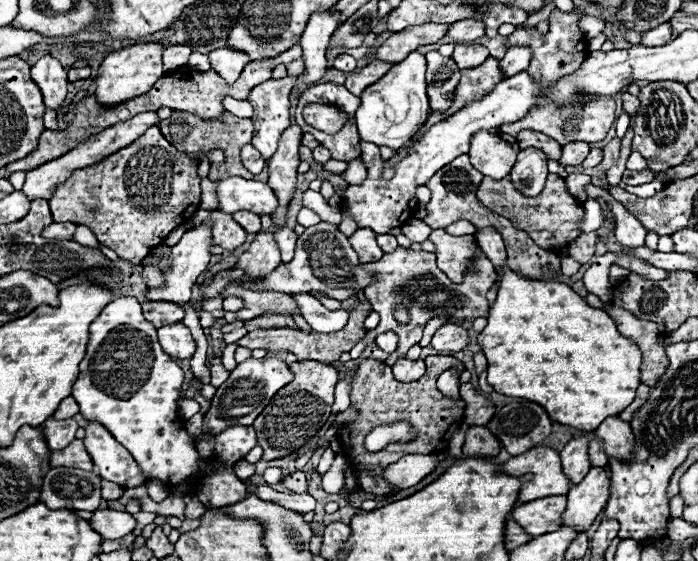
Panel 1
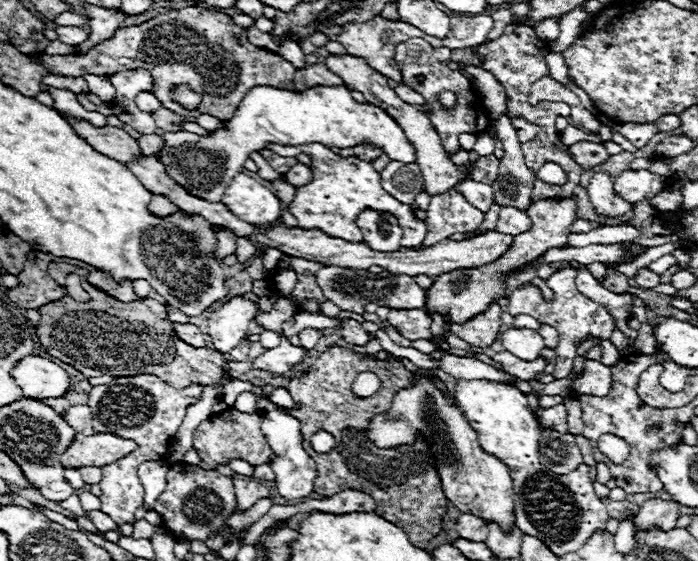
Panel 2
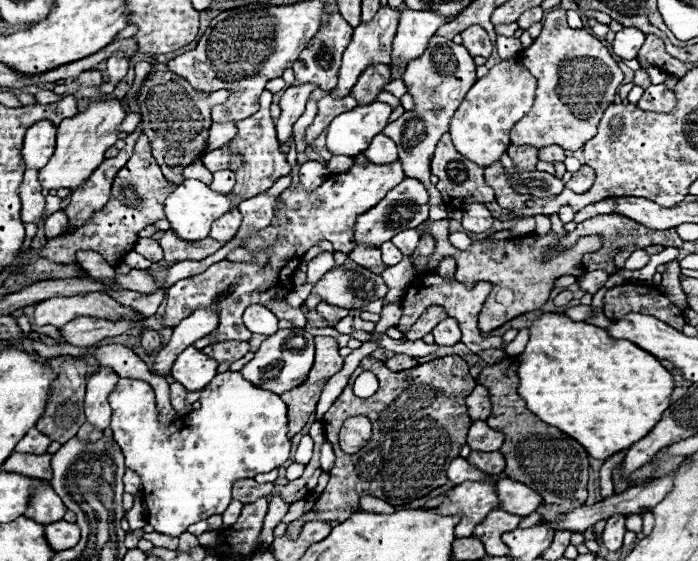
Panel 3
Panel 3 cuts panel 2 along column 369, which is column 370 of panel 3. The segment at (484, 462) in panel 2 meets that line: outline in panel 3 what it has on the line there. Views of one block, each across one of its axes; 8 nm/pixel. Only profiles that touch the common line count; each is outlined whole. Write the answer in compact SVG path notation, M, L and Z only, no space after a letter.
M352 416L340 430L340 448L346 454L356 454L372 438L372 426L366 416Z

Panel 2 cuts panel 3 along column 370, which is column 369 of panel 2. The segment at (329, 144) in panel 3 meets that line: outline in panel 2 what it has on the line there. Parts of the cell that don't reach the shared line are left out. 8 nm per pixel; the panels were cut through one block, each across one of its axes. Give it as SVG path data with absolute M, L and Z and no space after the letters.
M344 84L342 86L316 86L308 88L304 92L294 92L294 90L282 90L282 88L272 88L272 86L256 86L250 88L240 106L236 108L234 116L230 120L222 120L224 128L208 132L208 136L198 136L198 134L186 134L186 130L180 132L166 132L162 134L164 138L164 148L158 154L158 162L166 166L166 172L176 184L184 186L192 196L204 198L208 202L220 202L226 186L232 182L236 174L242 172L244 162L250 158L250 152L260 152L266 148L266 144L280 144L280 146L300 146L300 144L312 144L320 142L328 148L350 148L358 146L362 142L372 142L378 148L386 152L388 158L398 160L402 164L416 162L416 148L406 140L402 128L396 124L396 120L382 110L380 106L370 108L374 104L368 102L356 102L352 98L352 90L348 90Z

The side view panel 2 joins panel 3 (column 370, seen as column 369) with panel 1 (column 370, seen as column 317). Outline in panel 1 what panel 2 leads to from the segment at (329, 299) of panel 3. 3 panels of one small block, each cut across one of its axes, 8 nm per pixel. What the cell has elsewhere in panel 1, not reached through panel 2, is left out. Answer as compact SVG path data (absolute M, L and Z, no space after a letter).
M320 222L312 228L306 228L304 234L298 238L292 262L280 264L272 274L268 274L260 282L248 282L244 278L240 278L236 282L240 282L244 288L276 290L276 292L284 292L284 294L320 290L320 292L326 292L330 298L336 298L342 302L350 296L356 296L356 292L360 288L366 288L372 282L372 278L374 278L372 274L364 272L358 266L358 254L352 250L348 238L338 228L334 228L326 222Z

